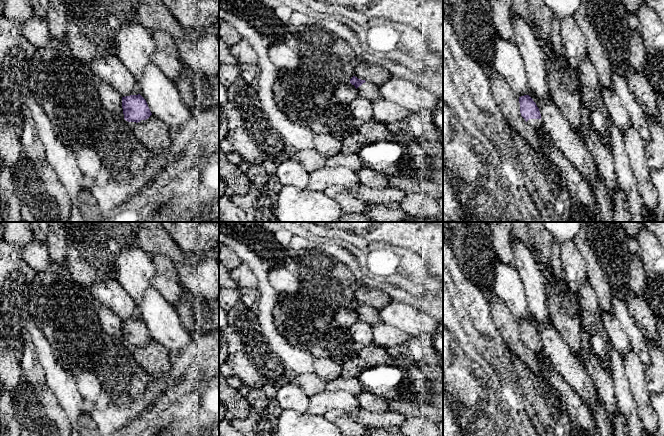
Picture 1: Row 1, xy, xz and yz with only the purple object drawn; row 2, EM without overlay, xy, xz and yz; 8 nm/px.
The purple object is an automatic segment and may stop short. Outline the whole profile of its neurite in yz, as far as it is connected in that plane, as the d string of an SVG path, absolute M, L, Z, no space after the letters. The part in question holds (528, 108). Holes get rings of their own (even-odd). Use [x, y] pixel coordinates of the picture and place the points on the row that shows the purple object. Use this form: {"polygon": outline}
{"polygon": "M524 95L519 97L520 103L520 113L525 121L534 128L534 130L539 132L545 132L543 129L543 120L541 119L541 114L536 103L529 95Z"}

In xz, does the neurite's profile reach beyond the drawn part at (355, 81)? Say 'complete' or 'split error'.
split error

